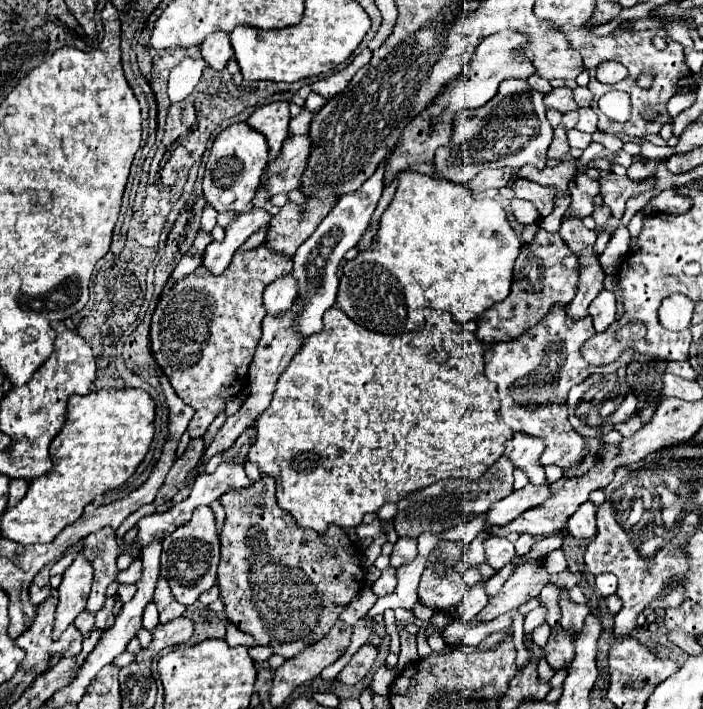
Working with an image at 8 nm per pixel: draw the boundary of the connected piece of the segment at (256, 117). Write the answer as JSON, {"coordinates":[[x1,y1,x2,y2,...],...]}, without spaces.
{"coordinates":[[271,102,267,106,257,108,247,124,261,132,267,138,269,146,269,162,273,162,281,150,283,140,287,138,287,124,289,124,289,104,287,102]]}

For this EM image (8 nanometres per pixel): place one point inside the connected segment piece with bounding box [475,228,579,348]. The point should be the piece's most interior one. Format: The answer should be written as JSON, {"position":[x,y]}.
{"position":[546,274]}

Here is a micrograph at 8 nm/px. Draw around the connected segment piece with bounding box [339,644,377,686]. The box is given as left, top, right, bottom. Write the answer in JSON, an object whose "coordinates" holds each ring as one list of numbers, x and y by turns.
{"coordinates":[[371,644,361,646,359,652,351,658,351,662,339,674,339,682,349,684,349,686,359,684,369,674,375,658,377,658,377,648,375,646,371,646]]}

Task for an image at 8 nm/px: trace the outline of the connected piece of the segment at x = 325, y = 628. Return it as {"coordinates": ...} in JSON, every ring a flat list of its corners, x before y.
{"coordinates":[[263,476,249,490,223,494,219,502,227,514,221,532,221,562,217,570,225,614,233,626,251,634,257,644,273,648,273,652,283,658,293,658,321,640,333,628,343,608,361,592,365,584,365,568,359,550,339,526,329,526,323,534,299,528,293,516,277,506,275,480,271,476]]}

